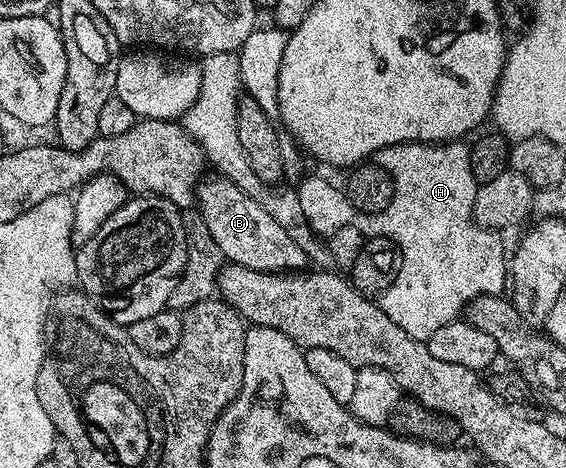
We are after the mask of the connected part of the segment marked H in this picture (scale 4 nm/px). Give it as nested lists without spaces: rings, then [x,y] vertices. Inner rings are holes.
[[[452,141],[450,143],[398,143],[397,145],[389,145],[385,149],[381,149],[373,157],[381,169],[385,169],[393,177],[395,182],[395,196],[393,201],[381,213],[376,215],[360,214],[359,227],[364,231],[364,236],[374,237],[380,235],[386,239],[391,239],[401,249],[403,260],[401,261],[401,273],[397,273],[397,281],[393,281],[393,285],[389,285],[389,289],[385,289],[382,295],[378,296],[377,302],[381,310],[385,313],[385,317],[389,317],[389,321],[401,325],[401,329],[405,329],[405,333],[409,333],[409,337],[426,341],[433,333],[437,333],[441,321],[455,321],[464,314],[468,303],[471,303],[477,297],[482,295],[499,295],[500,292],[508,286],[509,283],[509,259],[503,255],[503,243],[499,240],[500,236],[496,232],[491,231],[487,227],[482,227],[475,220],[473,213],[473,201],[477,201],[477,193],[479,192],[479,183],[473,177],[473,165],[471,164],[471,148],[466,142]]]

